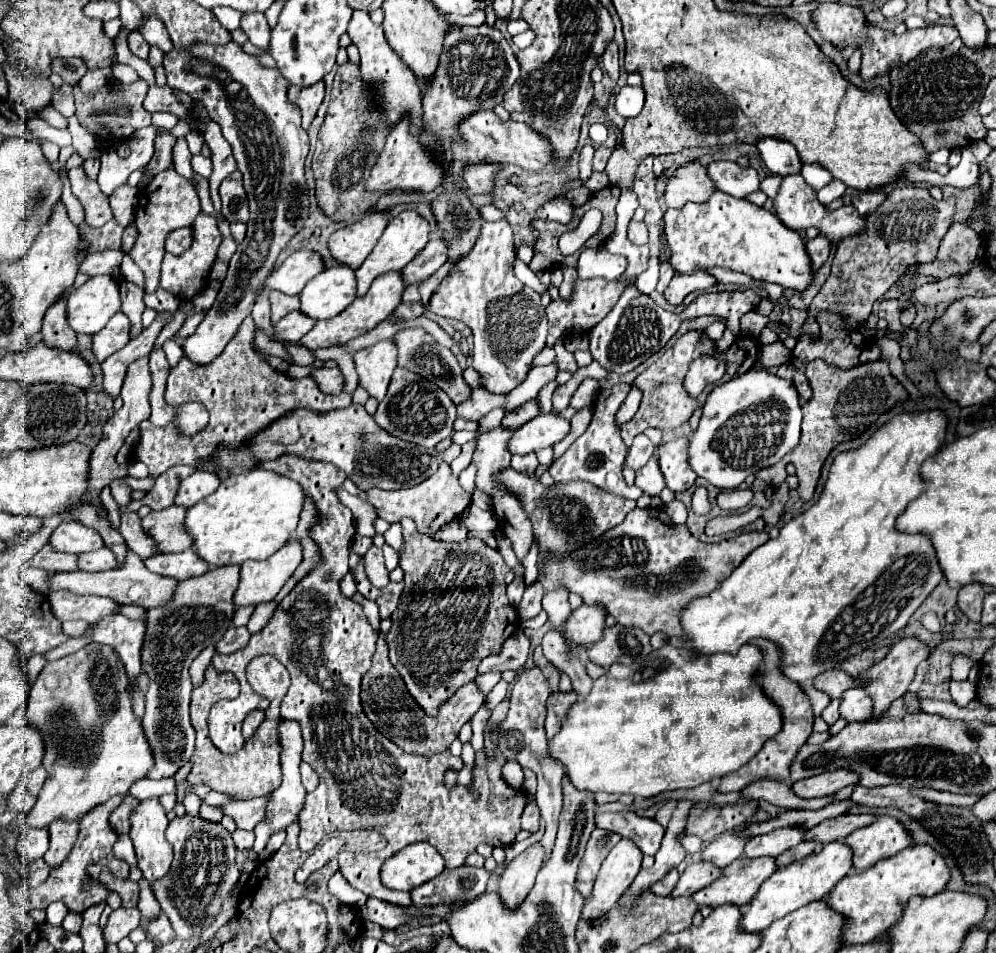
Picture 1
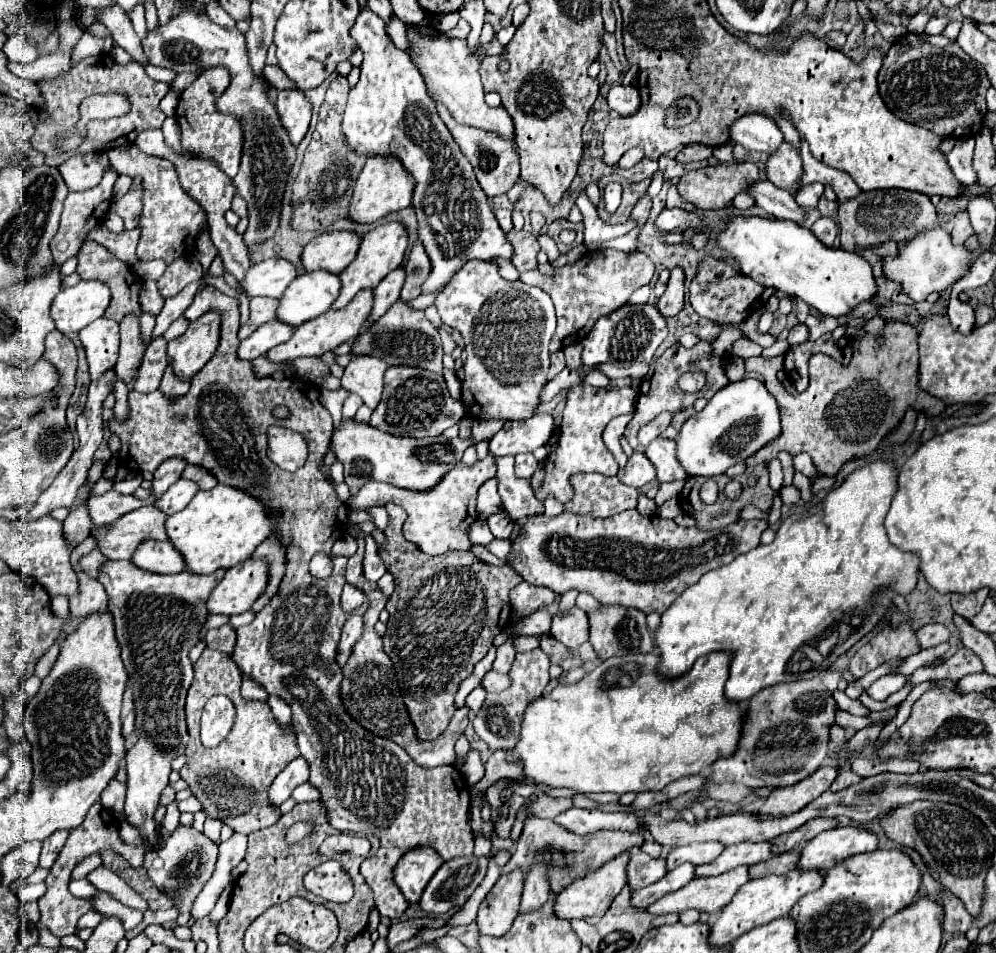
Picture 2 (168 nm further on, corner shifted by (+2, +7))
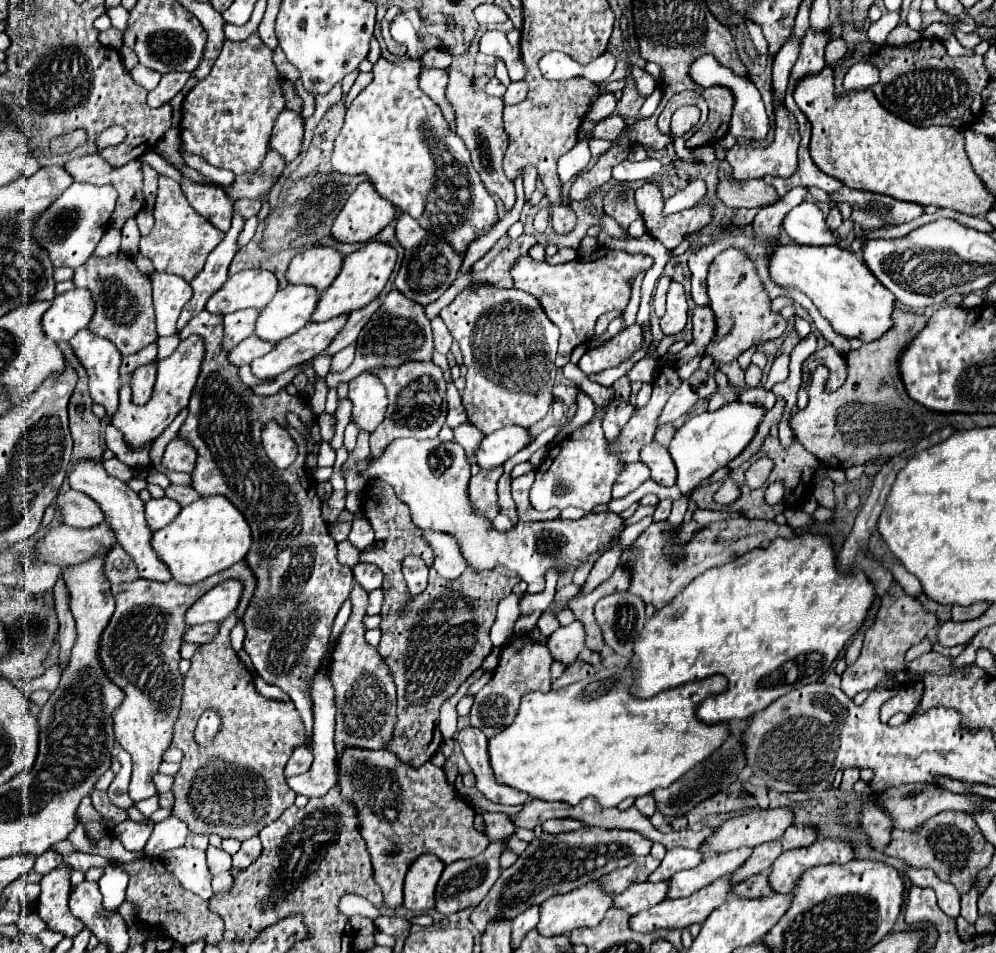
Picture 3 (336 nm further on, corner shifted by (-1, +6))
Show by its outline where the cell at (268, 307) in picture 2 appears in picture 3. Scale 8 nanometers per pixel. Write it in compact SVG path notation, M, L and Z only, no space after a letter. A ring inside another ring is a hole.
M243 309L243 311L235 311L223 317L225 337L221 345L225 347L225 351L231 351L235 345L239 345L243 339L247 339L253 333L257 315L259 315L257 309Z

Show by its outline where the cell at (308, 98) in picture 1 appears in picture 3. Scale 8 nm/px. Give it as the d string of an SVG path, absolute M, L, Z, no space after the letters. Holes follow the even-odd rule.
M289 109L283 111L283 115L279 115L279 119L275 121L275 127L269 139L269 149L283 155L285 163L291 163L301 151L301 141L303 141L301 117Z

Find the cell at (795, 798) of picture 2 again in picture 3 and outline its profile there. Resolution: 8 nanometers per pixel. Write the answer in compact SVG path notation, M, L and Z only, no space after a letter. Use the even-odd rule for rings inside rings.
M767 809L751 811L747 815L735 815L711 833L711 837L699 847L699 853L703 857L709 857L739 847L753 849L767 841L779 839L791 823L793 813L789 809Z

